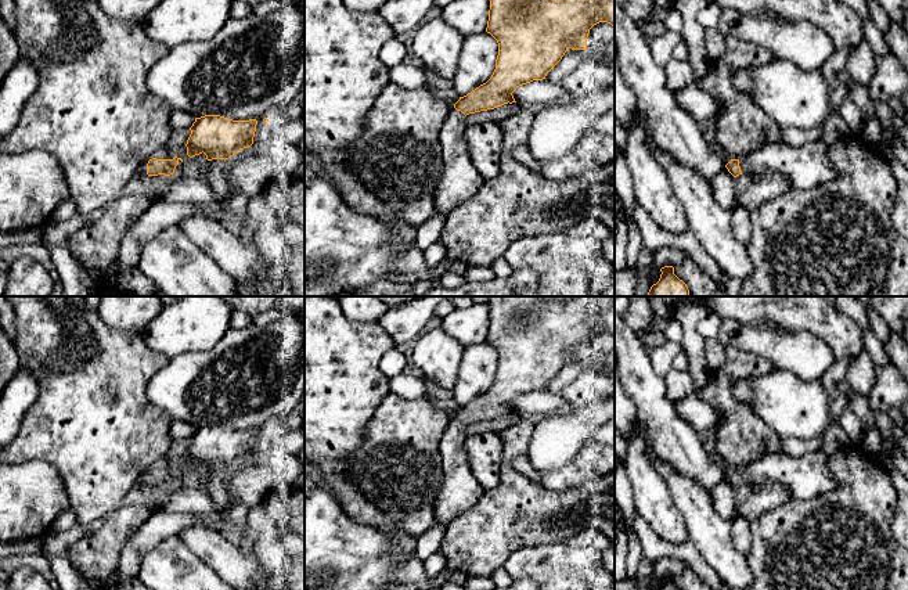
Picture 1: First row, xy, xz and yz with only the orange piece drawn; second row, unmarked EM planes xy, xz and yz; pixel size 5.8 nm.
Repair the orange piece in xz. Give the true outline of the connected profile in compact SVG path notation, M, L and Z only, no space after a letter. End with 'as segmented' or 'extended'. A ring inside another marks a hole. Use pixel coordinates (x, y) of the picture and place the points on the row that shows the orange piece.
M490 0L486 32L498 43L496 69L486 83L460 97L440 130L444 163L435 193L435 213L447 217L486 183L471 161L465 116L516 102L512 93L519 86L545 79L569 48L585 50L590 29L599 22L615 28L615 0Z; extended

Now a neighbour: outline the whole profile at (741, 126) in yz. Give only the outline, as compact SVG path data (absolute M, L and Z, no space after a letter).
M729 35L724 54L710 61L706 75L696 82L720 102L714 143L732 159L742 159L763 145L782 143L778 125L753 102L750 94L732 84L736 71L753 69L775 58L770 50Z

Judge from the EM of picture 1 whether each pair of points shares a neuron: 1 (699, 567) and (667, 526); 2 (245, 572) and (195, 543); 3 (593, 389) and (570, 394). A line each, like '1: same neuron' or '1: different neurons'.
1: different neurons
2: same neuron
3: same neuron

